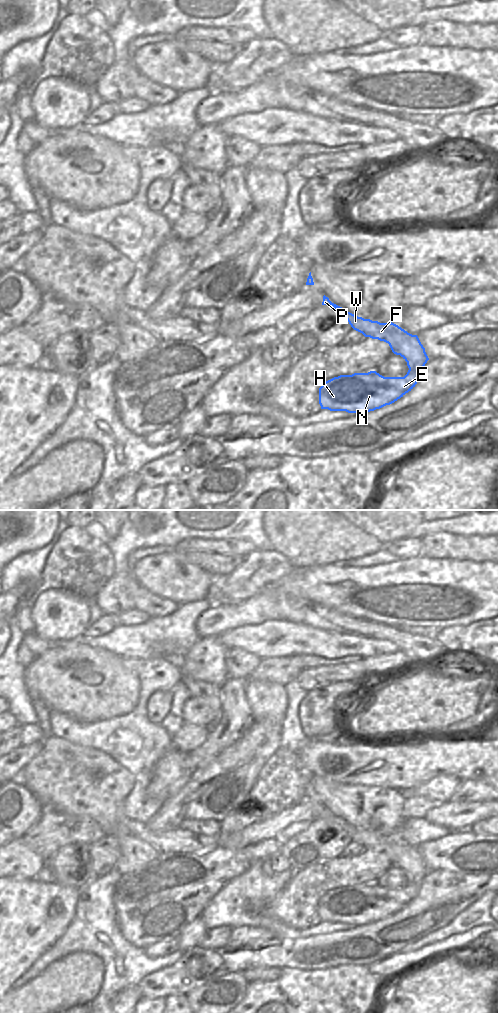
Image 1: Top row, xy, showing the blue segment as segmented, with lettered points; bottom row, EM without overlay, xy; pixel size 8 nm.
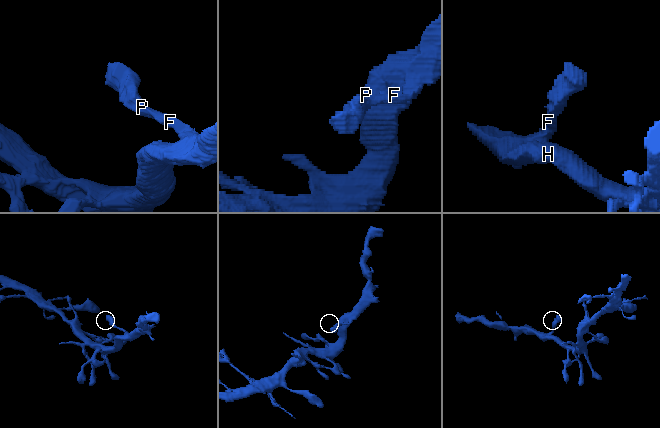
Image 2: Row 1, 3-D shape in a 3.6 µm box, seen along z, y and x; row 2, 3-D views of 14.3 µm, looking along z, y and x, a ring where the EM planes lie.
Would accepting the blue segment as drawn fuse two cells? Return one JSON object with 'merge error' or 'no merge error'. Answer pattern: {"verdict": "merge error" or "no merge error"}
{"verdict": "no merge error"}

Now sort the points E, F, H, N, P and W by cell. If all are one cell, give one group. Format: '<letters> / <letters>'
E F H N P W

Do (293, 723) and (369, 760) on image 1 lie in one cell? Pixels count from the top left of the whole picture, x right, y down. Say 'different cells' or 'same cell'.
different cells

